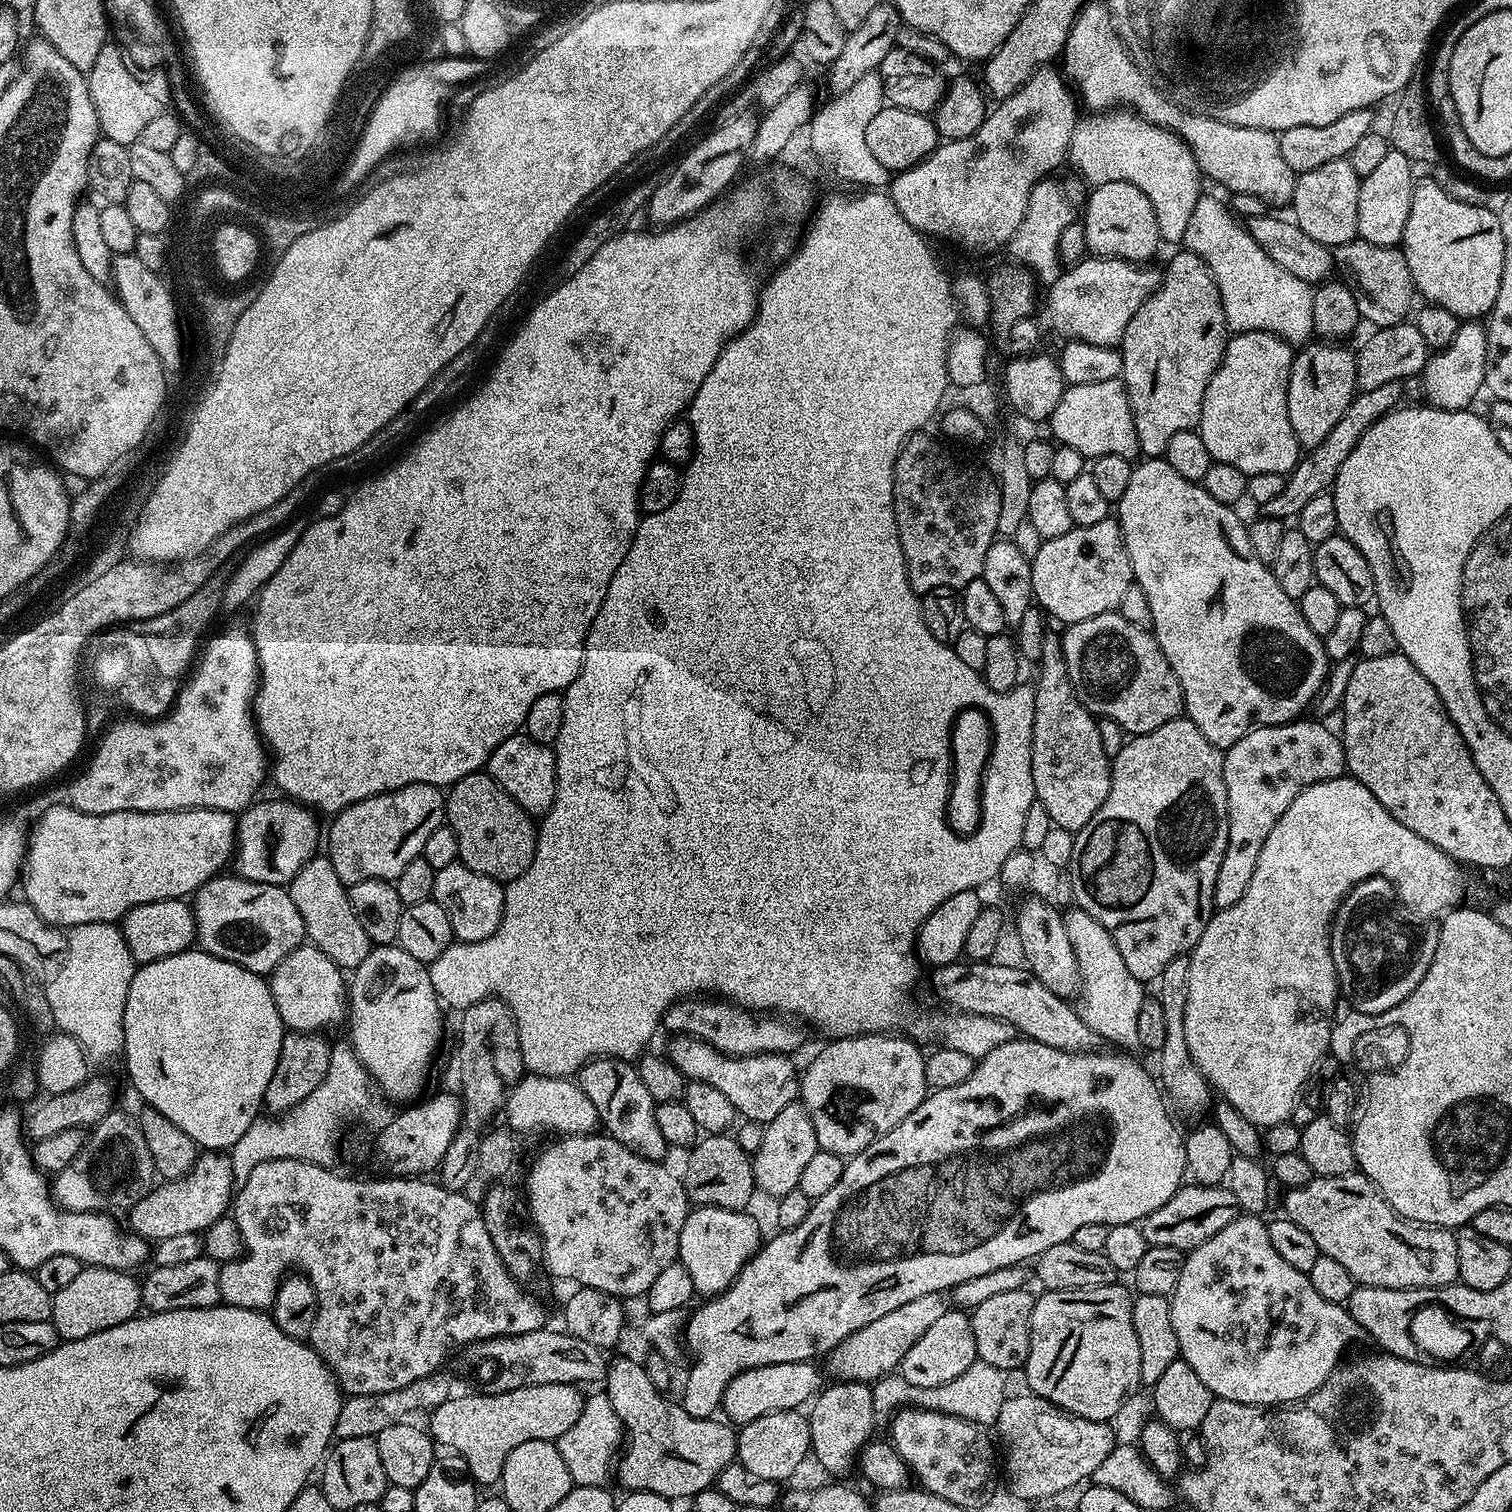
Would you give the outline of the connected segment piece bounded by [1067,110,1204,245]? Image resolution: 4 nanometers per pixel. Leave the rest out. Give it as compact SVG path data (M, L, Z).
M1109 110L1085 117L1077 119L1067 155L1080 180L1092 186L1106 182L1130 182L1138 186L1154 206L1161 241L1179 245L1204 183L1190 146L1175 132L1151 124L1131 110Z

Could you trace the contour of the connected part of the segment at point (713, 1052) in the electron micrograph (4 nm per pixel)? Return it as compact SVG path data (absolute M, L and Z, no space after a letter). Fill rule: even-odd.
M676 1036L669 1040L672 1041L668 1044L666 1056L672 1065L688 1080L706 1082L726 1094L744 1120L757 1120L765 1125L800 1095L801 1073L791 1055L767 1052L753 1056L727 1056L695 1036Z

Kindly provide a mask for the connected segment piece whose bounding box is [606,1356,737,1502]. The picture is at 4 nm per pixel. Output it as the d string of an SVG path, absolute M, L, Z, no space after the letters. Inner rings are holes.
M620 1356L616 1361L613 1359L608 1365L607 1384L606 1395L610 1406L614 1406L614 1414L618 1414L624 1426L622 1451L618 1456L618 1476L620 1472L620 1480L628 1492L653 1492L673 1502L679 1501L679 1496L694 1498L702 1490L713 1487L718 1474L722 1474L722 1470L736 1460L737 1433L733 1425L720 1418L707 1420L686 1414L683 1403L676 1401L675 1404L667 1400L669 1397L659 1392L654 1382L650 1382L648 1371L639 1359L631 1360L628 1356Z

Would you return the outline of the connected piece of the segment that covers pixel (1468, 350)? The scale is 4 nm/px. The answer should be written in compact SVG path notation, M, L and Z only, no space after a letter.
M1480 322L1461 323L1454 338L1443 350L1436 350L1424 363L1422 381L1424 396L1429 405L1442 410L1465 410L1484 388L1486 358L1488 357L1488 329Z

